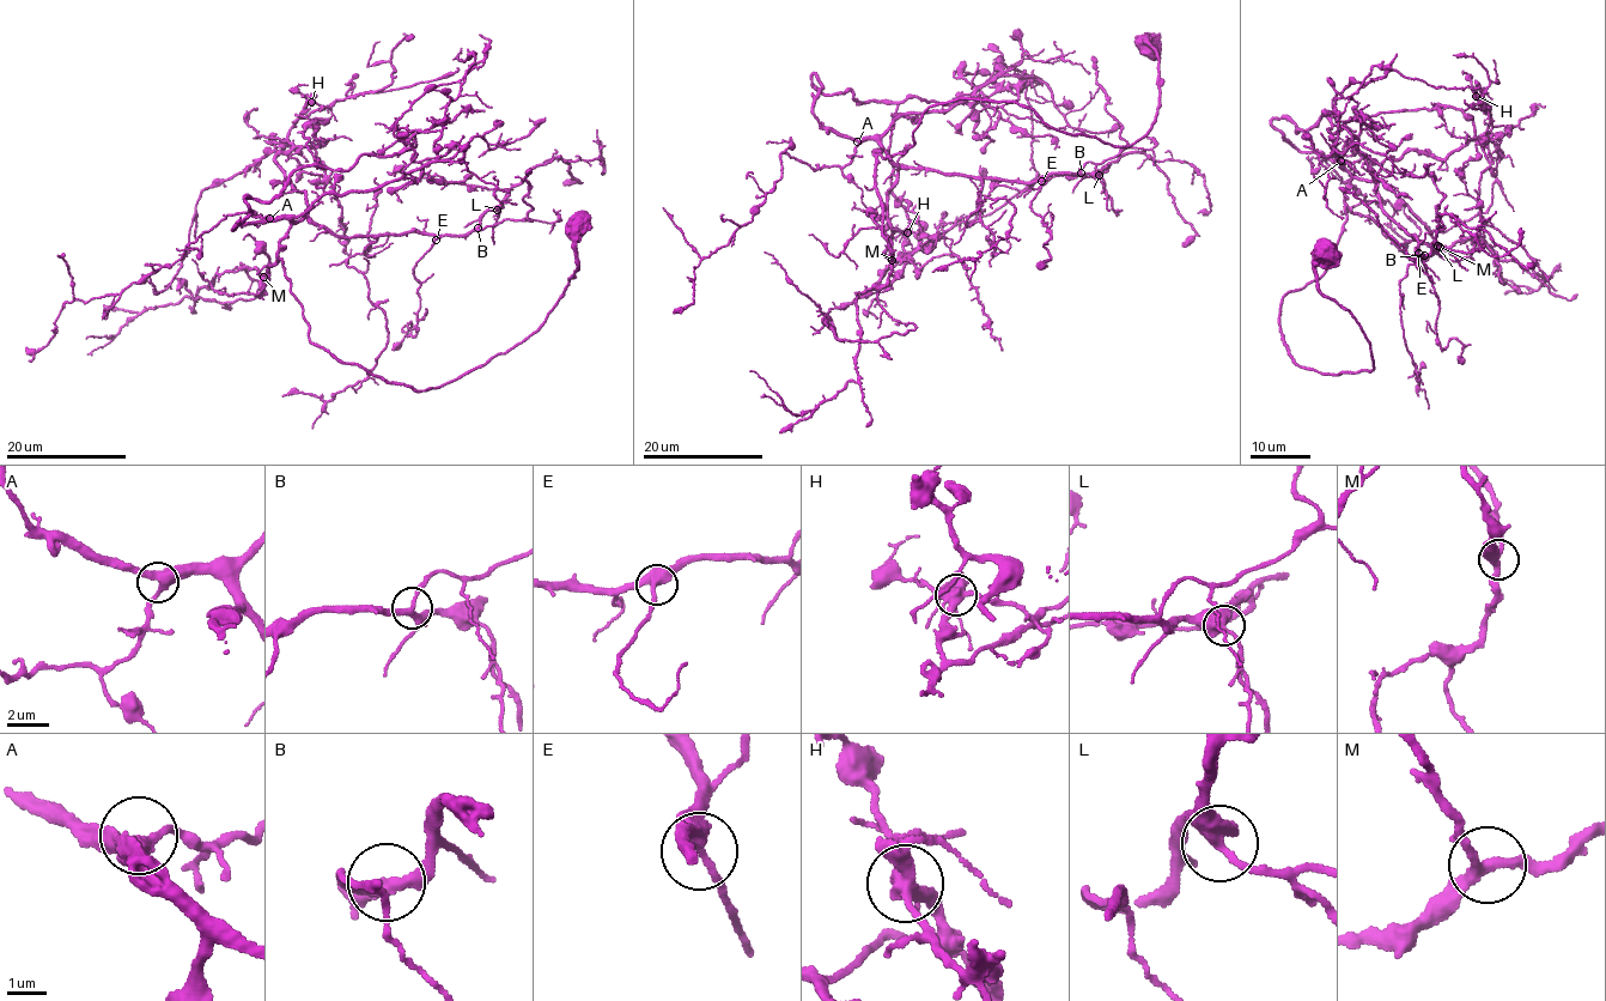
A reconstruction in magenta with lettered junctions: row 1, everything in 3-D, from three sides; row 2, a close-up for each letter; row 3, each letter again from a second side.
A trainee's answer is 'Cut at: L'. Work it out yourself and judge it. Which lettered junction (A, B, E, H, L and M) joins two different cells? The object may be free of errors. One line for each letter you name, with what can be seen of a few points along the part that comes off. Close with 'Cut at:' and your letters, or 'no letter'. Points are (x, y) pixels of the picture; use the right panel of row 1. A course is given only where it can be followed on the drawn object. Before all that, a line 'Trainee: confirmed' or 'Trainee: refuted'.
Trainee: refuted
Cut at: no letter

